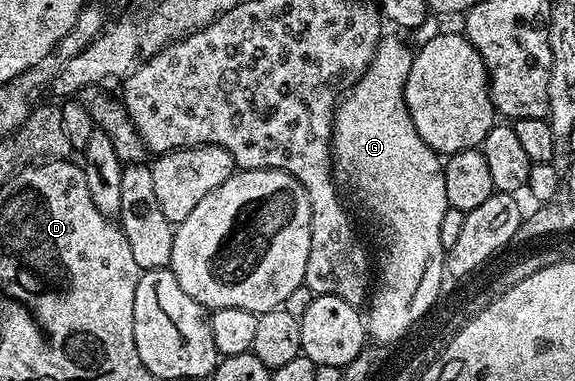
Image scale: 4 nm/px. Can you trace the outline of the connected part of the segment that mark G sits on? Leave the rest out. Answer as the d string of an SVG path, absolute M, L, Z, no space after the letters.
M384 35L382 39L380 39L379 44L375 48L375 56L371 59L371 64L365 70L365 74L355 83L354 88L352 88L350 92L346 93L346 95L344 95L342 99L340 99L335 109L335 115L333 117L333 127L331 130L331 139L329 141L331 146L331 154L333 157L334 175L338 177L338 179L342 181L342 183L344 180L344 182L347 183L349 187L351 187L352 194L355 195L356 198L359 199L361 203L363 203L364 210L367 211L368 214L371 215L372 218L375 219L377 223L379 223L379 260L377 256L378 275L374 277L373 287L370 289L370 292L369 292L369 303L366 305L366 308L365 308L365 327L367 330L367 335L368 337L370 337L372 341L376 340L374 341L374 343L379 346L382 346L381 344L397 343L398 340L401 339L402 336L405 335L406 332L409 331L410 328L413 327L414 324L417 323L418 320L421 319L422 316L425 315L426 312L429 311L430 308L434 306L435 303L438 302L439 291L441 291L443 288L443 280L445 281L445 250L441 246L441 222L445 219L445 214L447 213L447 209L448 209L447 199L445 198L445 174L443 173L444 161L441 159L440 153L434 152L434 150L432 150L430 146L428 146L427 143L423 141L423 139L421 138L421 134L417 134L417 126L413 126L413 118L409 114L409 110L407 109L407 104L403 101L403 99L405 98L405 82L409 78L409 70L411 69L412 55L413 55L412 49L410 50L407 49L406 46L403 45L402 42L399 41L397 37Z

